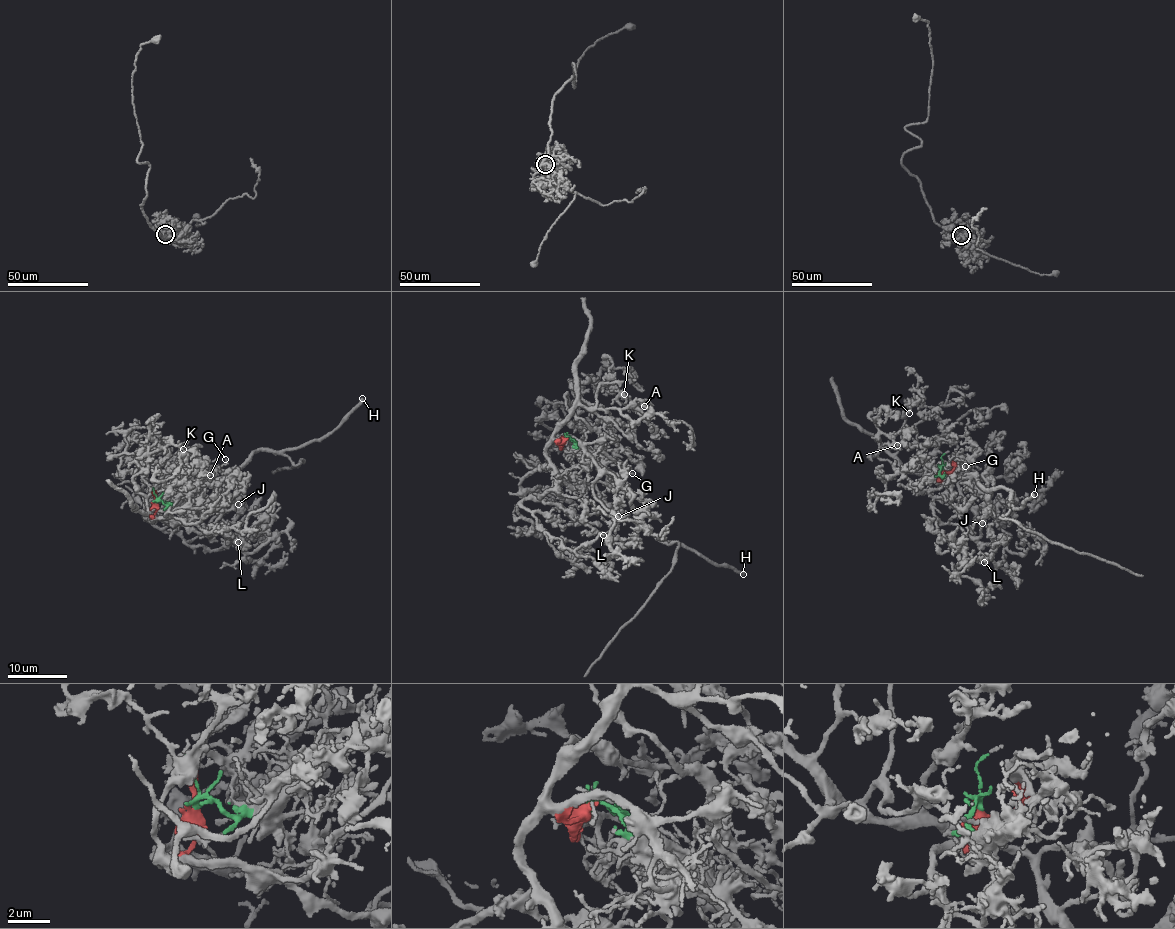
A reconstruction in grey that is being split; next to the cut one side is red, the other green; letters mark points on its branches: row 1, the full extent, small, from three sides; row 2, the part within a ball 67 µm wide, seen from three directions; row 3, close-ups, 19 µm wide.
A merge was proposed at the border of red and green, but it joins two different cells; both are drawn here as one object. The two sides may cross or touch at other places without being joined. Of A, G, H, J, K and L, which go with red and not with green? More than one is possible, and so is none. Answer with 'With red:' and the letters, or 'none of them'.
With red: A, J, K, L

